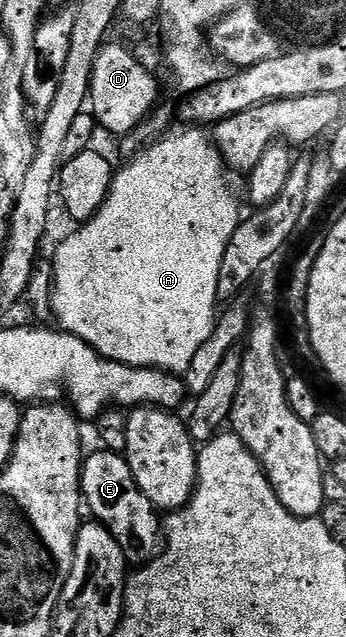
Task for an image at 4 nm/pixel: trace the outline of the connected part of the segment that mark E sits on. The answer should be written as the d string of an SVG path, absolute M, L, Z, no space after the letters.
M97 449L94 455L86 454L81 464L81 493L86 508L93 510L92 518L106 527L119 543L126 560L133 565L144 565L158 554L163 543L163 519L151 501L139 489L124 454Z

